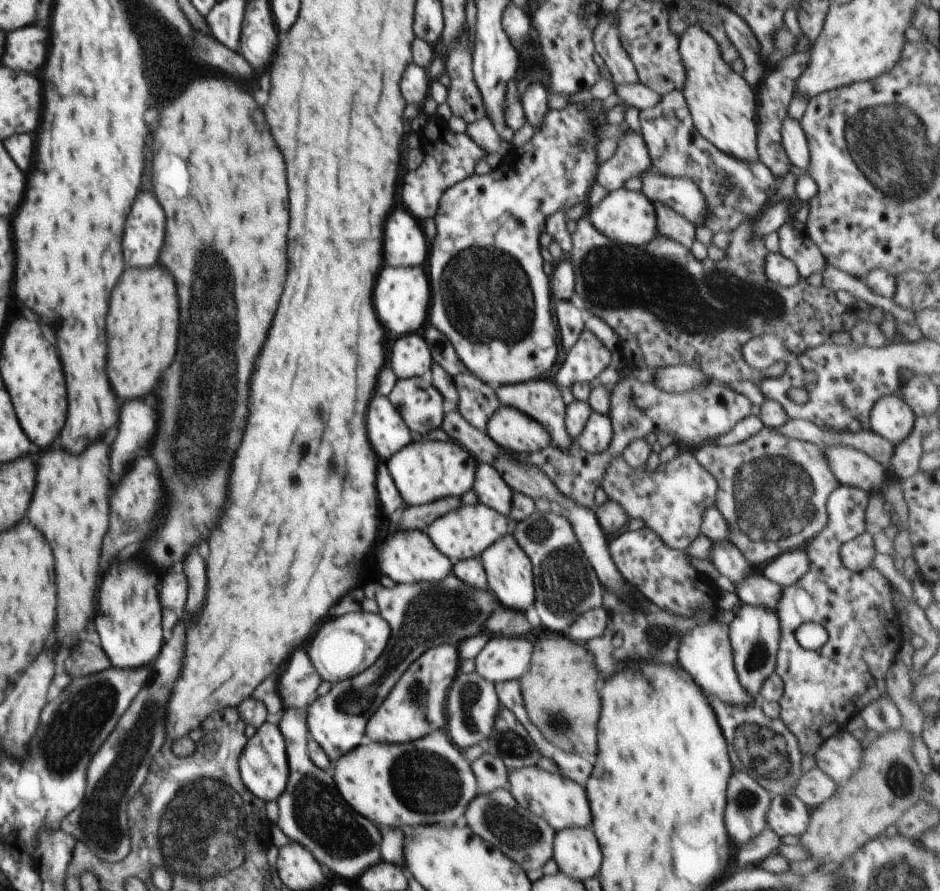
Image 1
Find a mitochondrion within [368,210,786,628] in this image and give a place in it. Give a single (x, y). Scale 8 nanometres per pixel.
(565, 585)

